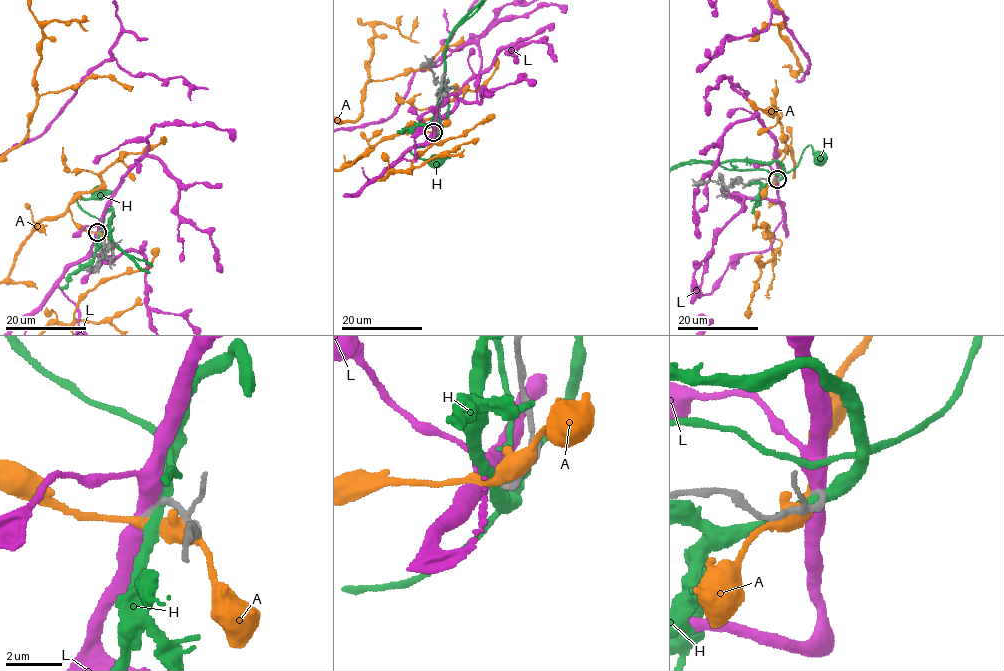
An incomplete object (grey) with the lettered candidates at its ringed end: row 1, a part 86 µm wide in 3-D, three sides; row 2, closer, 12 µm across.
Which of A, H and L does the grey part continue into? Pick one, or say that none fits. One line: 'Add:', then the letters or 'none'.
Add: none

